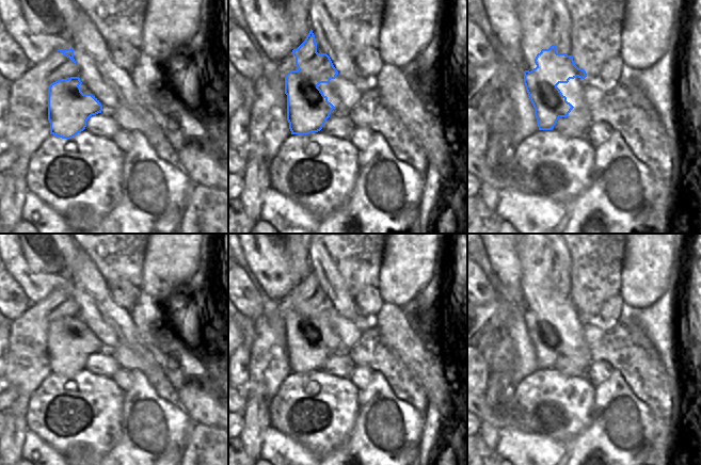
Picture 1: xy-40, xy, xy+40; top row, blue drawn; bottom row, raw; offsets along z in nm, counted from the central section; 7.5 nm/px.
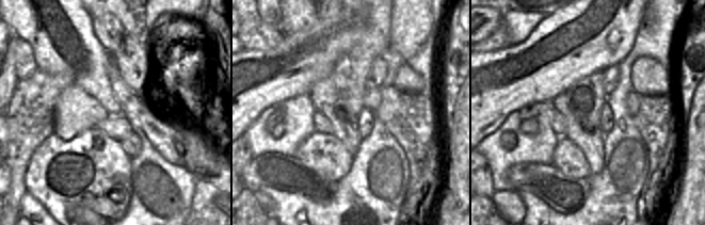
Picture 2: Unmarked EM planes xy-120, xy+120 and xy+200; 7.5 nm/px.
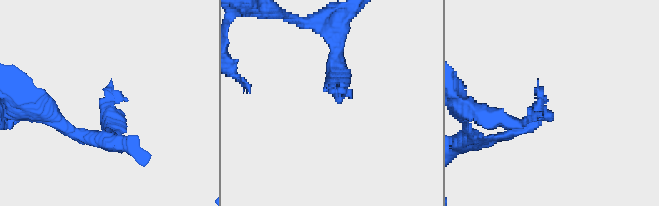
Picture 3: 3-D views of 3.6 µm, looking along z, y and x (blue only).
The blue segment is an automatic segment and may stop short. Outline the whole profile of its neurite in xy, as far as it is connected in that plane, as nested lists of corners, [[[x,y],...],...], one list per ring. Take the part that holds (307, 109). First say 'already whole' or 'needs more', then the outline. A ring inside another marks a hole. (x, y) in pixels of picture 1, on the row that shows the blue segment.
already whole; [[[310,29],[305,41],[291,52],[296,57],[297,70],[290,70],[285,76],[285,94],[287,95],[287,121],[291,134],[309,134],[322,129],[325,121],[335,108],[328,101],[318,87],[320,83],[329,83],[335,79],[338,71],[326,53],[317,52],[315,35]]]

